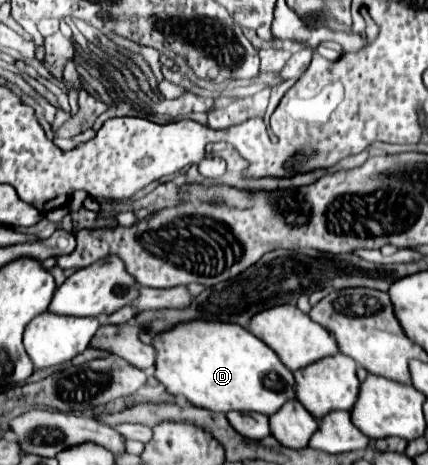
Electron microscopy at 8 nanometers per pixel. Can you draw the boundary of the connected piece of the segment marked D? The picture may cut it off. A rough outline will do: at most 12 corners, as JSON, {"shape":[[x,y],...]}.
{"shape":[[248,329],[154,337],[156,379],[214,413],[276,413],[292,371]]}

